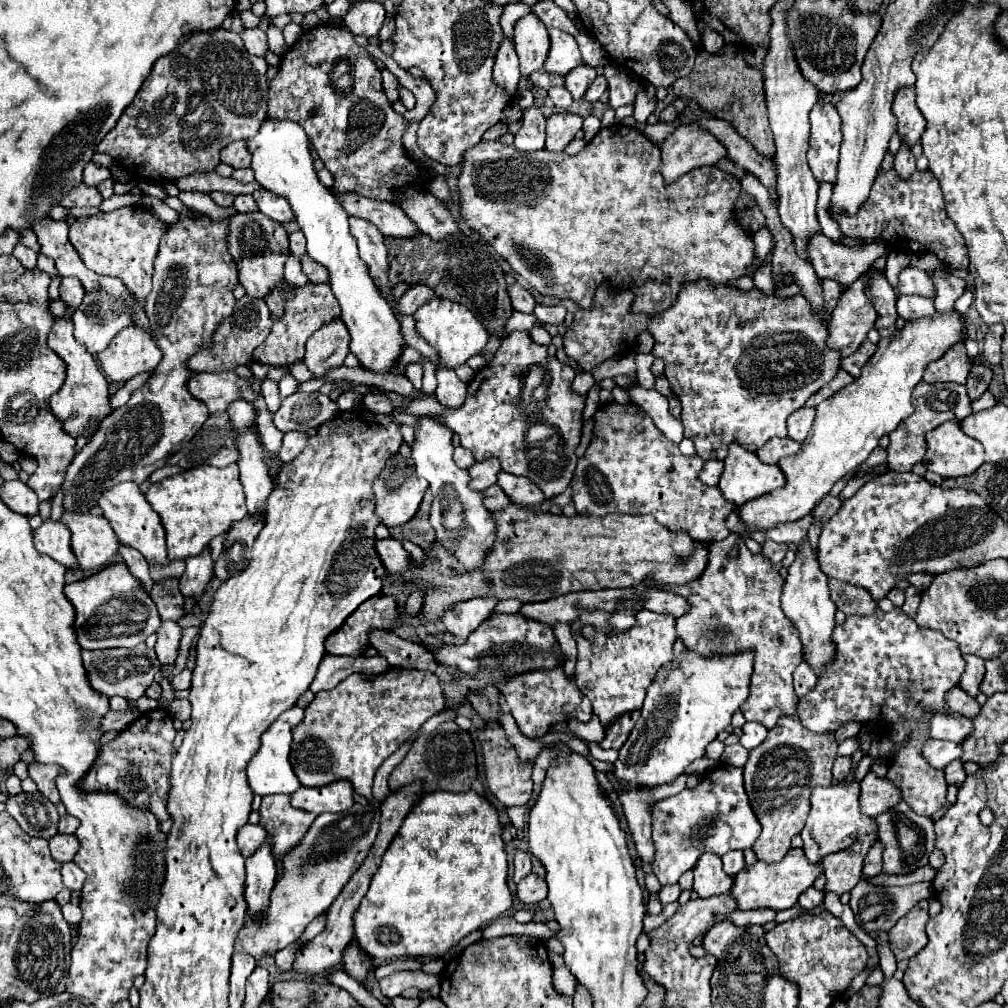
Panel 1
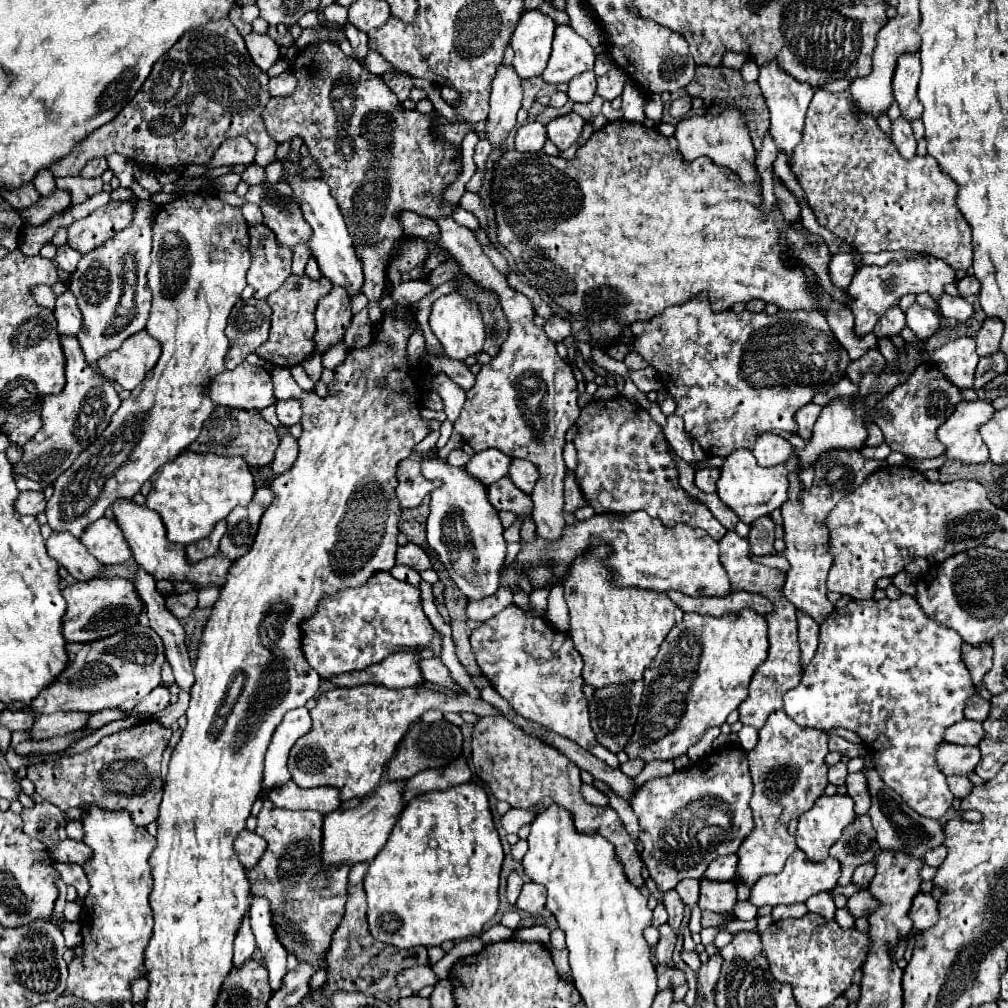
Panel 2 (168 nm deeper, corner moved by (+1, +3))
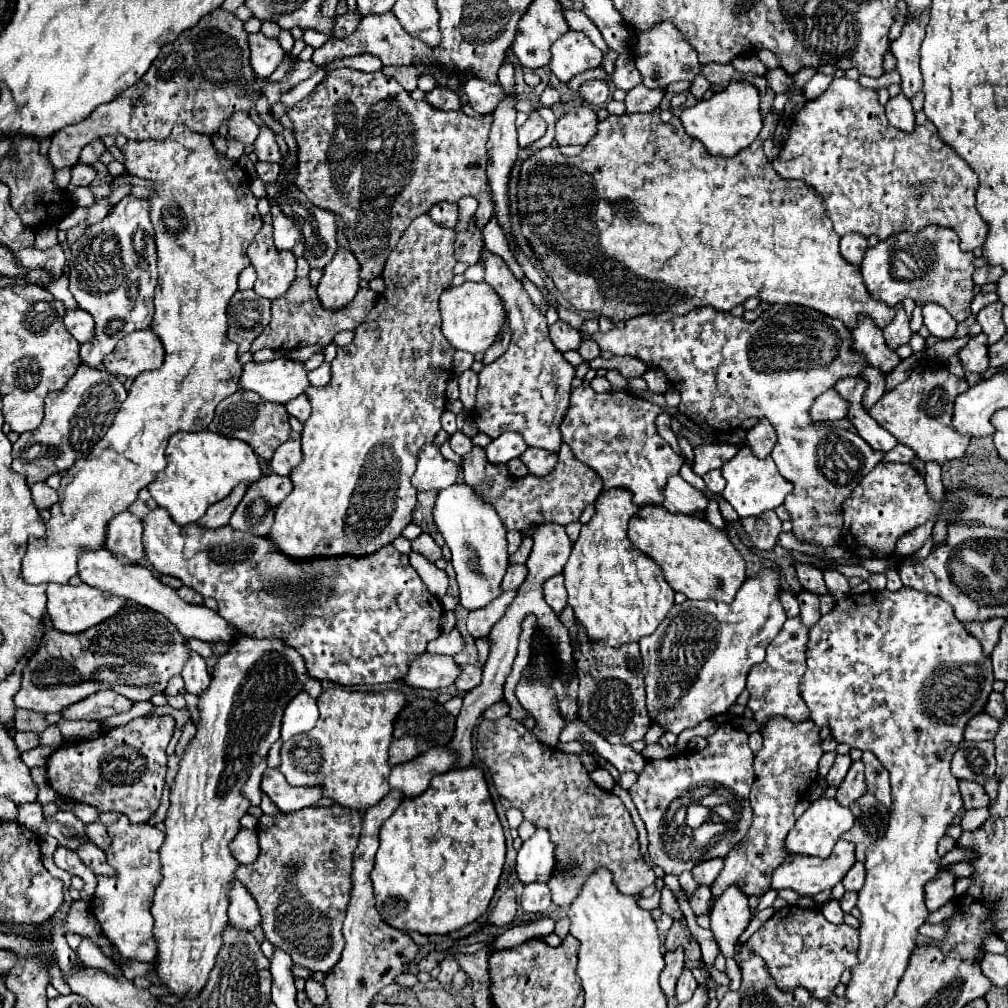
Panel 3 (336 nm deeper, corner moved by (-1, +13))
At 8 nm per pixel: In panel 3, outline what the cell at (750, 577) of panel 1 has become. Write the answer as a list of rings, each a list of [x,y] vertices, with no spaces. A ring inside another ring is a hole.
[[[791,617],[781,627],[779,635],[767,647],[767,657],[763,663],[751,667],[747,677],[747,691],[751,693],[747,707],[753,711],[753,719],[757,723],[765,723],[775,715],[785,715],[791,721],[809,719],[809,711],[805,711],[805,703],[799,695],[799,679],[805,673],[805,651],[807,651],[809,631],[801,625],[799,617]]]

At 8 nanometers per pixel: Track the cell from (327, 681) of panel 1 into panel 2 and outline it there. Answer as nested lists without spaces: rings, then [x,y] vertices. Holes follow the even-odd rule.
[[[395,653],[385,661],[363,669],[361,673],[345,673],[345,677],[333,677],[335,685],[355,687],[355,685],[383,685],[387,689],[403,689],[411,685],[427,683],[419,669],[421,657],[417,653]]]

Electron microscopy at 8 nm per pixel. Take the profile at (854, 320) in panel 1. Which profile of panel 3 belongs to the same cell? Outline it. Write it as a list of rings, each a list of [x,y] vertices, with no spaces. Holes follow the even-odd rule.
[[[925,227],[915,235],[899,233],[895,239],[887,239],[867,249],[861,263],[861,275],[867,291],[873,299],[885,301],[895,307],[905,297],[913,301],[937,303],[945,307],[957,321],[969,317],[969,303],[973,299],[973,253],[963,253],[959,249],[959,237],[951,229]]]

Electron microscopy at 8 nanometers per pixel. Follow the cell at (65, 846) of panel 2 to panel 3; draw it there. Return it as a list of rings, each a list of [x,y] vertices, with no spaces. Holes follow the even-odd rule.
[[[91,841],[81,843],[81,847],[77,847],[75,853],[81,857],[81,861],[83,861],[87,867],[91,867],[91,871],[93,871],[95,875],[115,875],[115,871],[109,867],[109,863],[107,863],[107,859],[105,859],[103,849],[99,849],[97,845],[93,845]]]

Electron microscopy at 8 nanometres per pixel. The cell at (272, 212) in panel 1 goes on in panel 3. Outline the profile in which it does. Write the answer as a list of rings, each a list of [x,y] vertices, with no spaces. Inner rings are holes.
[[[275,181],[275,183],[265,183],[267,189],[267,199],[271,205],[271,215],[273,215],[273,239],[275,247],[279,251],[289,249],[297,257],[305,257],[311,267],[323,269],[331,257],[337,251],[337,241],[335,241],[335,217],[333,213],[315,207],[303,191],[295,183],[287,181]]]

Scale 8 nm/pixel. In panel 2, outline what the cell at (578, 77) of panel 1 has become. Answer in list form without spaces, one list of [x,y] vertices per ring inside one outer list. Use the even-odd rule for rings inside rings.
[[[583,73],[581,77],[573,77],[573,81],[569,81],[567,95],[573,103],[591,103],[595,97],[595,89],[597,89],[595,73]]]

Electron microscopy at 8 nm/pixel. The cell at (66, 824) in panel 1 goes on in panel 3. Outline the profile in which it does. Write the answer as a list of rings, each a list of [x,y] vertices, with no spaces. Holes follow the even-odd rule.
[[[95,821],[95,823],[87,823],[85,825],[85,831],[87,831],[87,837],[89,837],[89,841],[91,843],[95,843],[97,847],[101,847],[101,849],[105,849],[109,843],[107,843],[107,829],[105,829],[105,825],[101,823],[101,821]]]

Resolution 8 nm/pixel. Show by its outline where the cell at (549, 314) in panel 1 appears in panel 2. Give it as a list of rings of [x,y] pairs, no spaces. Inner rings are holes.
[[[561,317],[549,319],[543,329],[545,329],[549,341],[553,341],[553,343],[561,343],[571,335],[571,323],[567,319],[561,319]]]

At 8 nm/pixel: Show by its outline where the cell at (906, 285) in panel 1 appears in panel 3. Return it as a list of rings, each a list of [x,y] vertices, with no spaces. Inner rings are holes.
[[[979,293],[979,295],[975,295],[975,299],[971,301],[971,313],[977,315],[983,307],[987,307],[989,303],[995,303],[995,301],[997,301],[995,293]]]

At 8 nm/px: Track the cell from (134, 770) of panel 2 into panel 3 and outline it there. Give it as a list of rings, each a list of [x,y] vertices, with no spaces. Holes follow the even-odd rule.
[[[171,715],[163,717],[137,717],[127,725],[113,727],[93,741],[69,741],[69,745],[59,747],[47,761],[47,783],[57,795],[71,801],[87,803],[99,811],[125,813],[131,823],[147,823],[161,801],[161,791],[167,771],[167,745],[175,729],[175,719]]]

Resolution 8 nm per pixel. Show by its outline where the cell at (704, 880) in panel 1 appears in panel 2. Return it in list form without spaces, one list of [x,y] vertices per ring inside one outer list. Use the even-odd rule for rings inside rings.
[[[701,879],[701,897],[699,897],[699,907],[709,909],[713,913],[727,915],[725,923],[721,927],[727,927],[729,921],[733,921],[735,913],[733,907],[737,903],[737,889],[731,881],[725,883],[713,883]]]

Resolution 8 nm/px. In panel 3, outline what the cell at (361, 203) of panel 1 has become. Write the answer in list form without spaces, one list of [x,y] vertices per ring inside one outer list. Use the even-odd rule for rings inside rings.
[[[435,203],[435,207],[431,207],[427,213],[431,215],[431,219],[435,219],[435,223],[439,223],[443,227],[451,229],[457,223],[457,205]]]

